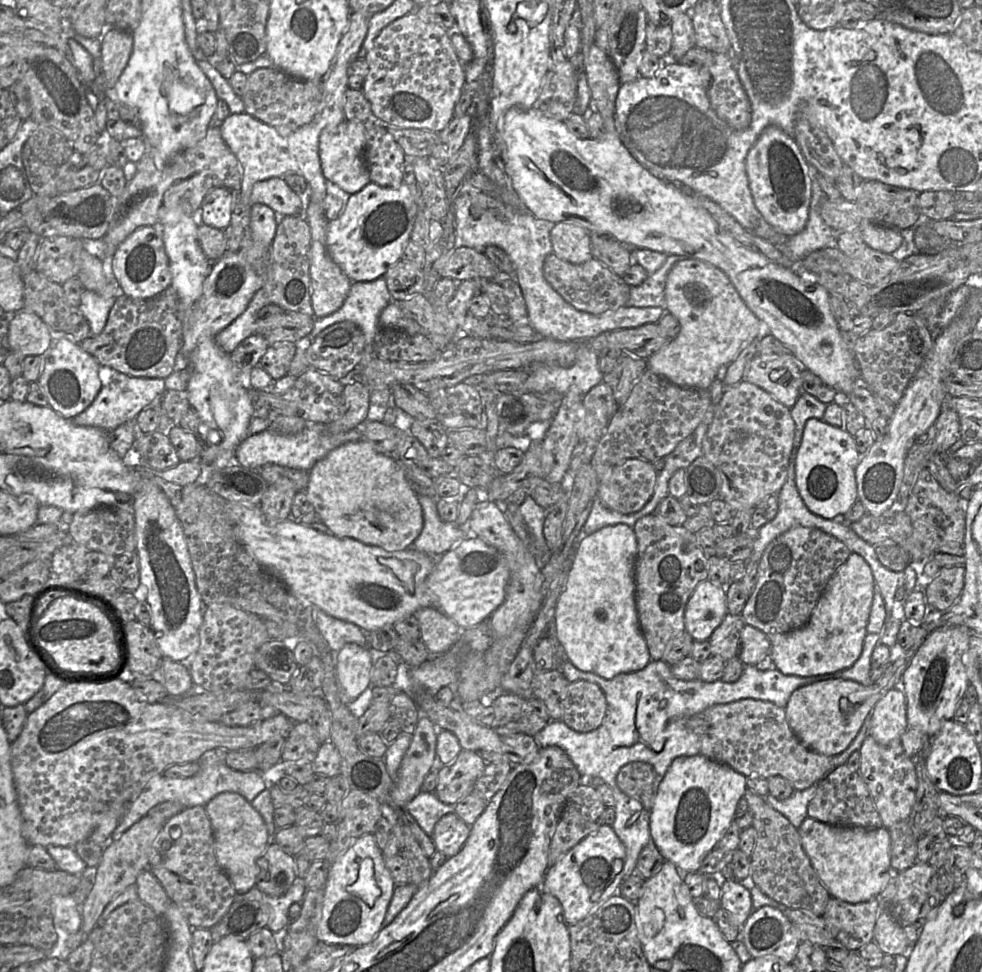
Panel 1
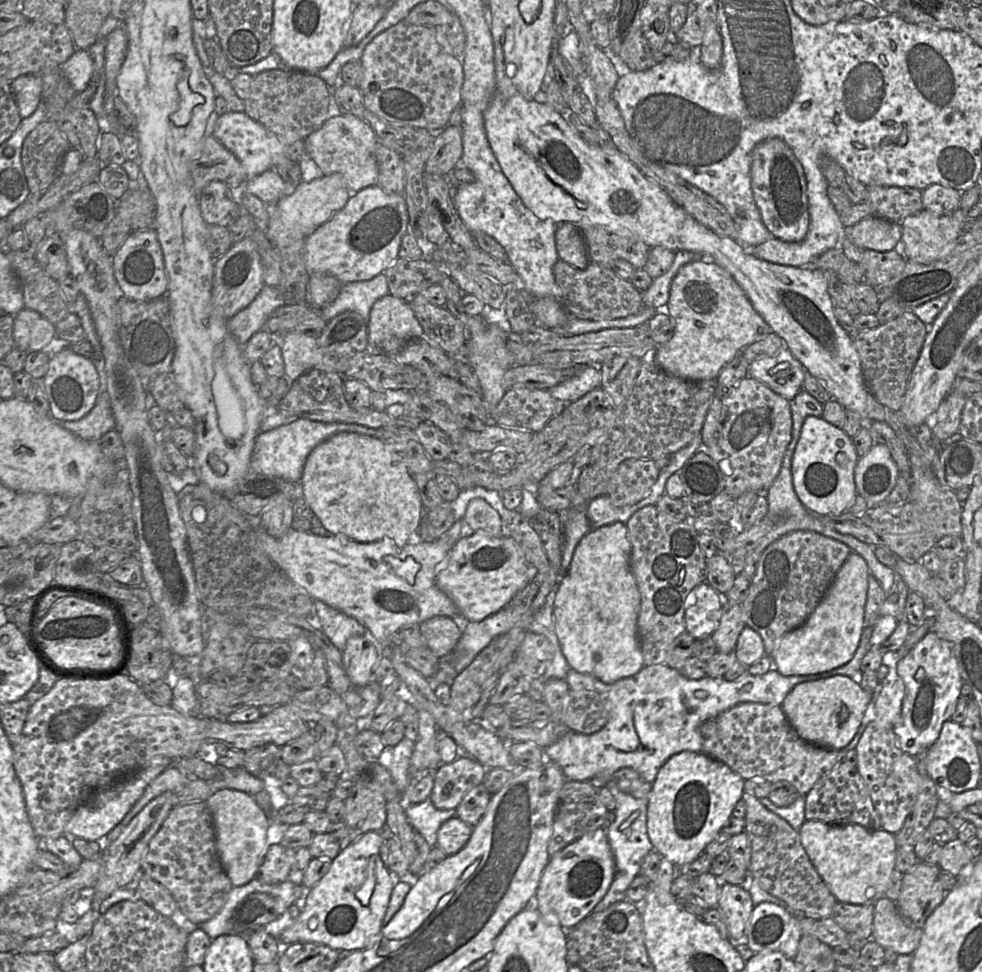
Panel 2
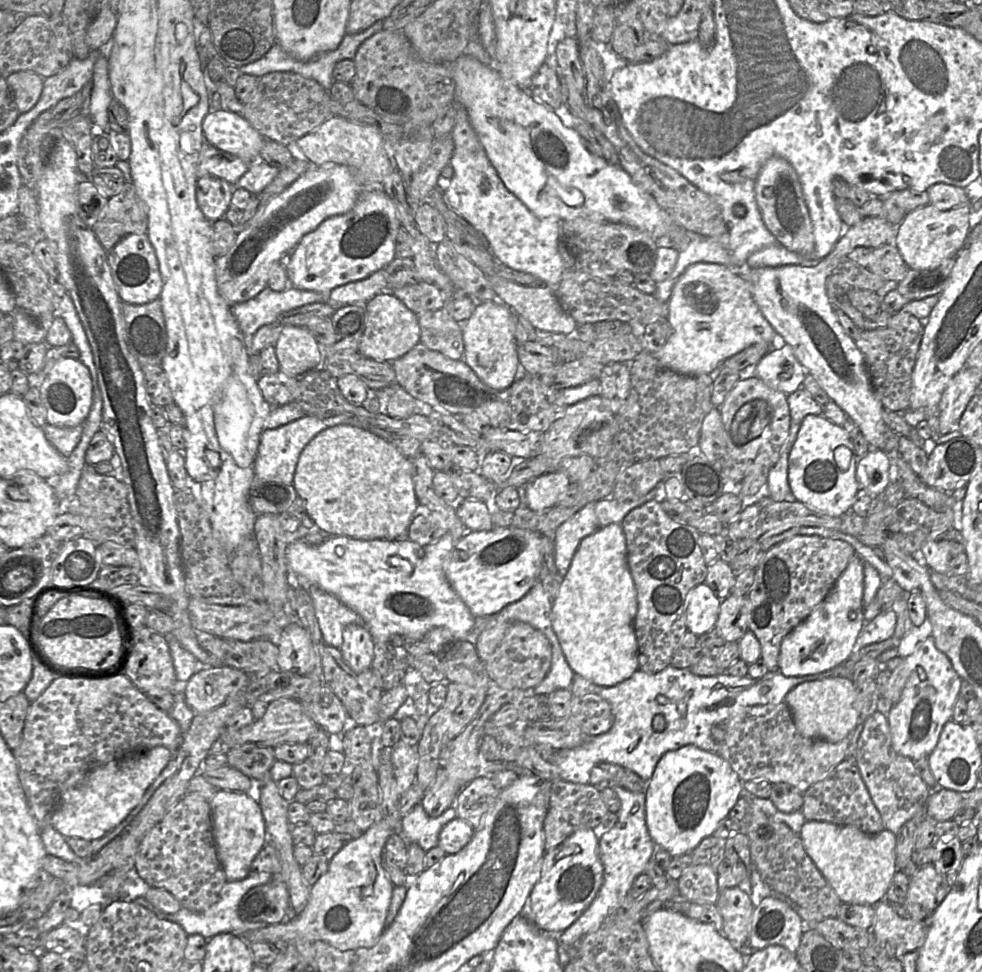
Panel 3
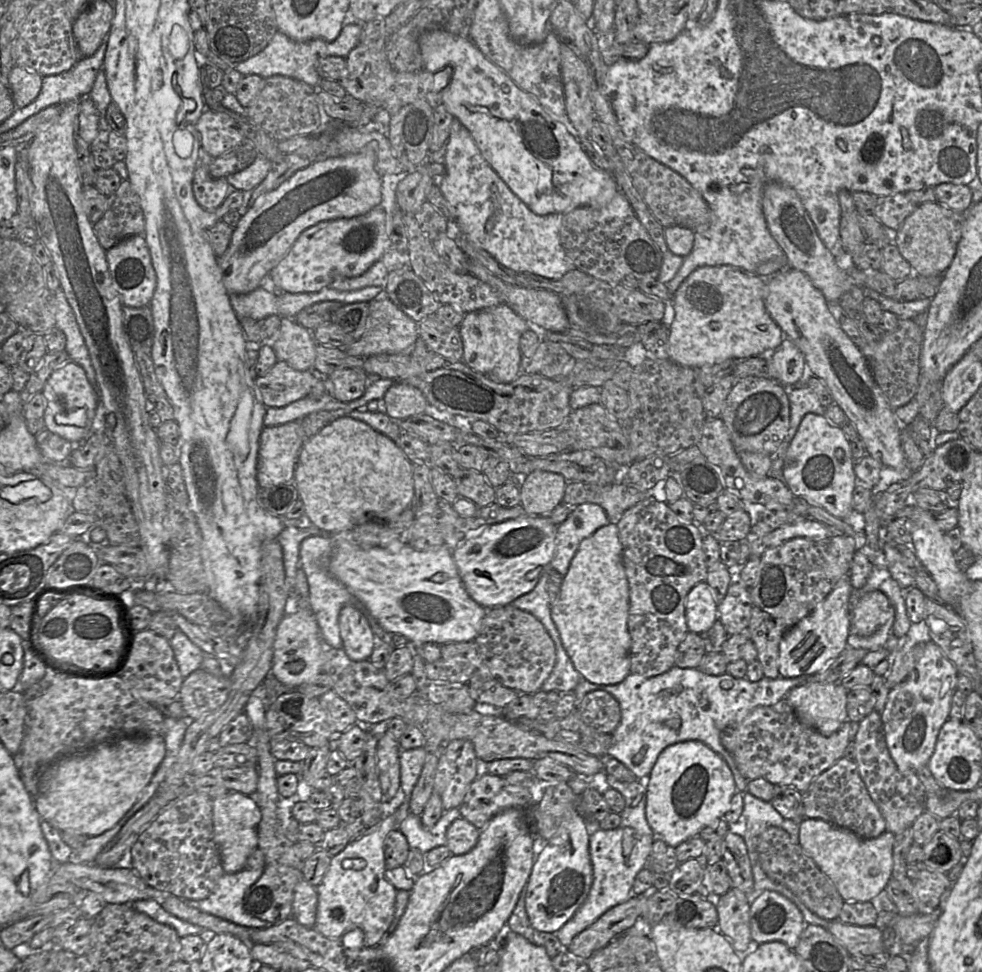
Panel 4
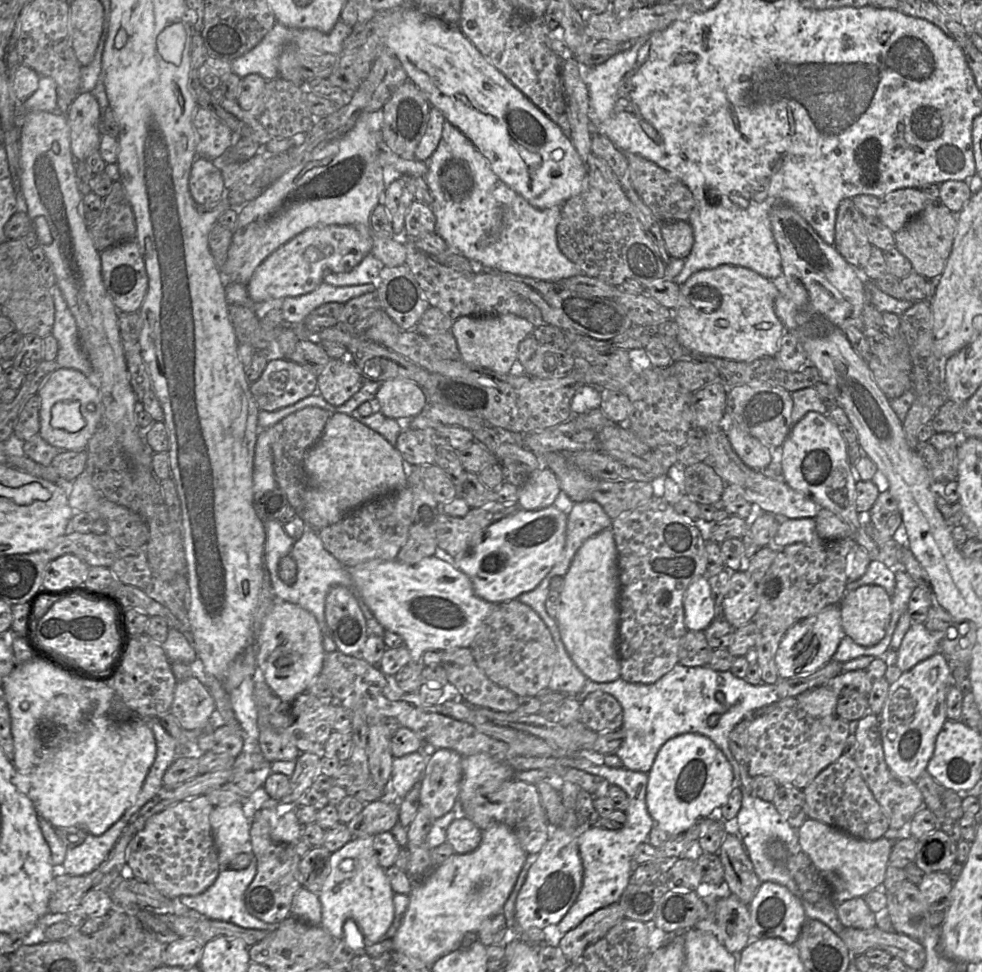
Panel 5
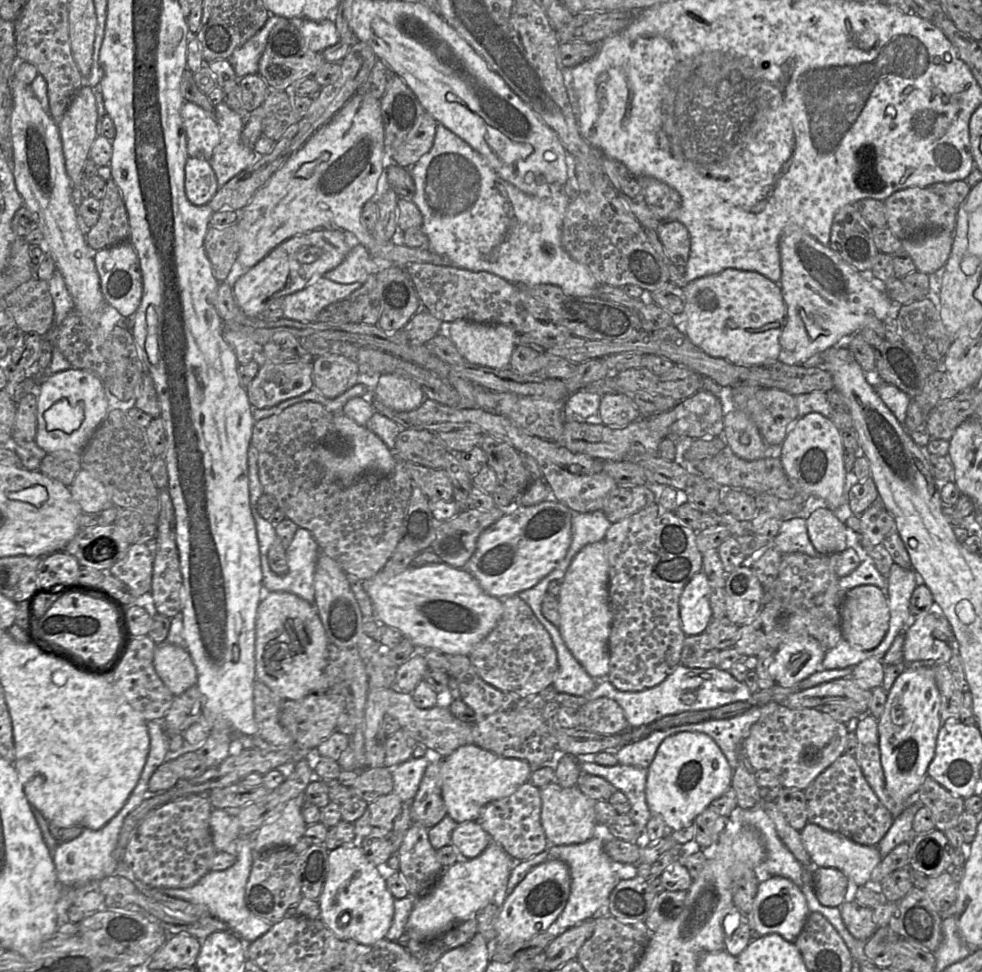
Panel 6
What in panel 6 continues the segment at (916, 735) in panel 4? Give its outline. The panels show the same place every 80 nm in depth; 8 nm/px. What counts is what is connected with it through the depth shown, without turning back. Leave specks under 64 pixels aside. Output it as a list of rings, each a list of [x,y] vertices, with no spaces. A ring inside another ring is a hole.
[[[913,662],[896,678],[878,719],[880,762],[885,787],[896,802],[916,797],[934,757],[936,739],[941,725],[940,694],[931,665],[936,662]]]

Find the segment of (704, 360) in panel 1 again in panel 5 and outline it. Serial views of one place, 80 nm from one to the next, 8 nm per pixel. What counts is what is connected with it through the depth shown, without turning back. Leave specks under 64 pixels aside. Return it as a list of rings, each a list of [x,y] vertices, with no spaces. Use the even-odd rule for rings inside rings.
[[[734,265],[694,273],[680,286],[678,304],[673,310],[680,344],[699,356],[737,362],[775,356],[785,327],[775,312],[779,288],[773,281]]]

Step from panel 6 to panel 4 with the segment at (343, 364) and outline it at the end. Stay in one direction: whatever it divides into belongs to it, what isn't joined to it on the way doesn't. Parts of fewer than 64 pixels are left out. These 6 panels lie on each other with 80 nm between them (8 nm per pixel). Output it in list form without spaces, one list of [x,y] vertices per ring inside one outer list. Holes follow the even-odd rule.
[[[338,369],[325,377],[327,394],[343,403],[360,398],[369,382],[369,376],[363,369]]]

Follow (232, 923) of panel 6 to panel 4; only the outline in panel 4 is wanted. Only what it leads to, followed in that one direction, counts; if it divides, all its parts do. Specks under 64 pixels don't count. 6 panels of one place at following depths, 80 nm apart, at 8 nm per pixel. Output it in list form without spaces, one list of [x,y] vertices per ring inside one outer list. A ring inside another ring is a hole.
[[[264,867],[244,869],[224,875],[214,892],[203,900],[183,899],[189,907],[225,919],[240,926],[267,928],[269,922],[252,917],[243,908],[243,898],[247,889],[263,874]]]

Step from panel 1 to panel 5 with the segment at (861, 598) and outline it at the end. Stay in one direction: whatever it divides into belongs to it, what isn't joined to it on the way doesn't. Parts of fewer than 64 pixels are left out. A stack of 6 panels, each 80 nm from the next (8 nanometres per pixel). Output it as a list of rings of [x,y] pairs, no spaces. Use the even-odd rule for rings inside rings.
[[[840,604],[827,606],[819,613],[797,622],[785,633],[776,652],[775,664],[779,678],[799,678],[822,668],[832,660],[844,636]]]

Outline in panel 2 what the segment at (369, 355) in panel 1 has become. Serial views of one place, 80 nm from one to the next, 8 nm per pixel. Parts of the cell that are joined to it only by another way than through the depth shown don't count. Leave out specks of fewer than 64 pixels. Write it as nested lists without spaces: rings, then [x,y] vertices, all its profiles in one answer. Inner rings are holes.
[[[384,272],[370,280],[342,284],[337,298],[321,309],[320,315],[326,322],[329,322],[345,311],[354,311],[367,324],[373,304],[388,293],[389,289]]]

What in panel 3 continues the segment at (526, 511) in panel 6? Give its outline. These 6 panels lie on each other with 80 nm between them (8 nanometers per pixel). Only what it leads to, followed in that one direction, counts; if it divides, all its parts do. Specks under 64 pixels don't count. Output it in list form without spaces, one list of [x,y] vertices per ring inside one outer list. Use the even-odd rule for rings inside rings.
[[[514,527],[472,531],[455,542],[446,565],[446,577],[475,617],[492,616],[525,596],[539,580],[545,535]]]

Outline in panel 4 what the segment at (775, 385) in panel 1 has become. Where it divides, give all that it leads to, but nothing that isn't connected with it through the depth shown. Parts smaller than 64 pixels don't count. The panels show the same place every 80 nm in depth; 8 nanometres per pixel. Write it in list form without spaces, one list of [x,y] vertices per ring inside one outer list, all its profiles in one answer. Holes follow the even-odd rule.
[[[785,337],[781,344],[765,356],[768,361],[769,378],[785,387],[791,387],[801,379],[805,358],[796,344]]]

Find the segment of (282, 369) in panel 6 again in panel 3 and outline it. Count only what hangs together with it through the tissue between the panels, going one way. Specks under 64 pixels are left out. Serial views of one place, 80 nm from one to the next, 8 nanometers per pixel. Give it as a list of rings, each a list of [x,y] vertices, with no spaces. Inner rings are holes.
[[[279,370],[274,374],[258,378],[257,386],[263,398],[272,407],[283,406],[294,400],[298,378],[288,376]]]

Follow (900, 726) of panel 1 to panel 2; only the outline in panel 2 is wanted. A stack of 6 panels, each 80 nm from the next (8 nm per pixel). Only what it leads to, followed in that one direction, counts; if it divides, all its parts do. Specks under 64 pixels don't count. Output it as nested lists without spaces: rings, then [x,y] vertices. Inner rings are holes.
[[[900,676],[882,687],[874,703],[875,720],[878,720],[881,726],[890,726],[893,729],[901,714],[904,693],[905,685]]]

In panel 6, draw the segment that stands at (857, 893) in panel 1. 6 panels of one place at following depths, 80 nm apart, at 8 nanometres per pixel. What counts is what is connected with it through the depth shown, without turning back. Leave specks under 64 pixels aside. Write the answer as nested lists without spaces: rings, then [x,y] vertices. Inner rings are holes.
[[[809,822],[800,831],[800,835],[803,846],[810,856],[812,867],[836,868],[848,878],[853,887],[868,884],[872,871],[879,865],[883,858],[877,846],[866,846],[855,843],[843,835],[827,831]]]

